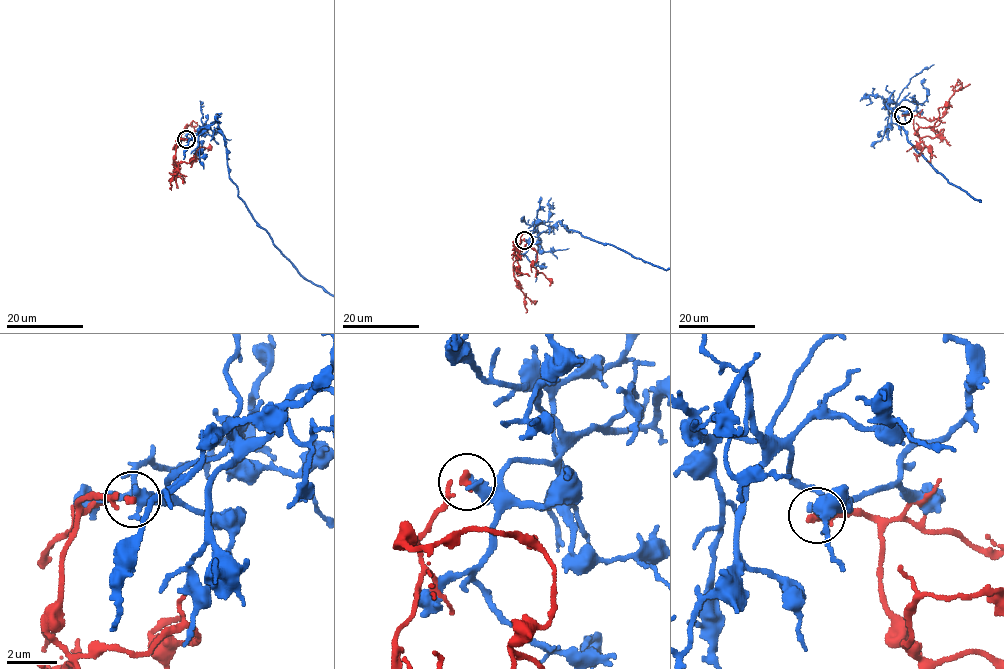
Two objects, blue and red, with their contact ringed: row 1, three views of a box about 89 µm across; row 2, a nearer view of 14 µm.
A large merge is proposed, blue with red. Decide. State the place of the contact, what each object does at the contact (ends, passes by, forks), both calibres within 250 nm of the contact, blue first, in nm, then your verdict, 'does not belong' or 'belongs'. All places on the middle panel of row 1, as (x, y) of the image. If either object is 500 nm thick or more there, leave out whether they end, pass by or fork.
at (524, 240); 500 nm thick on the blue side, 240 nm on the other; does not belong

